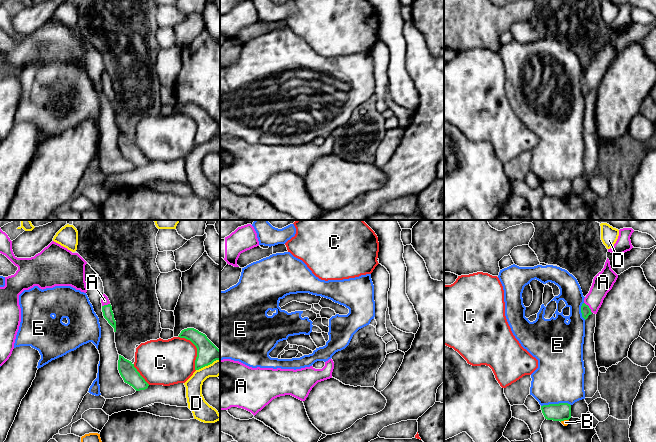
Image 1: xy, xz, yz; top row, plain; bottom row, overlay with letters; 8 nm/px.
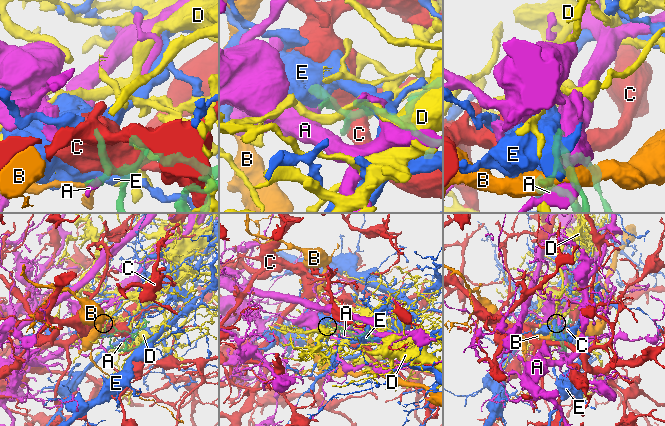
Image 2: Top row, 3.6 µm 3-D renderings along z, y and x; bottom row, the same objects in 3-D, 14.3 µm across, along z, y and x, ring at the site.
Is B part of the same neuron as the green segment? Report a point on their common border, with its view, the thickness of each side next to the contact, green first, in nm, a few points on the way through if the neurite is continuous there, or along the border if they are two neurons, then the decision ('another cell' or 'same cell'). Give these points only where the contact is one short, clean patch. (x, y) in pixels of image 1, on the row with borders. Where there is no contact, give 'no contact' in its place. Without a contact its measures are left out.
yz (564, 419) | 140/50 nm | along yz (568, 419), (560, 421) | another cell

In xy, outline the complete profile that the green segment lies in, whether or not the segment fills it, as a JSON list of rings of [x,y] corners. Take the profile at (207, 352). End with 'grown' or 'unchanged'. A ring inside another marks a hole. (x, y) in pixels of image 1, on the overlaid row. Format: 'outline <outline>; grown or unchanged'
outline [[[187,328],[181,331],[180,338],[190,340],[197,348],[195,370],[220,360],[220,350],[207,338],[207,336],[194,328]]]; unchanged

